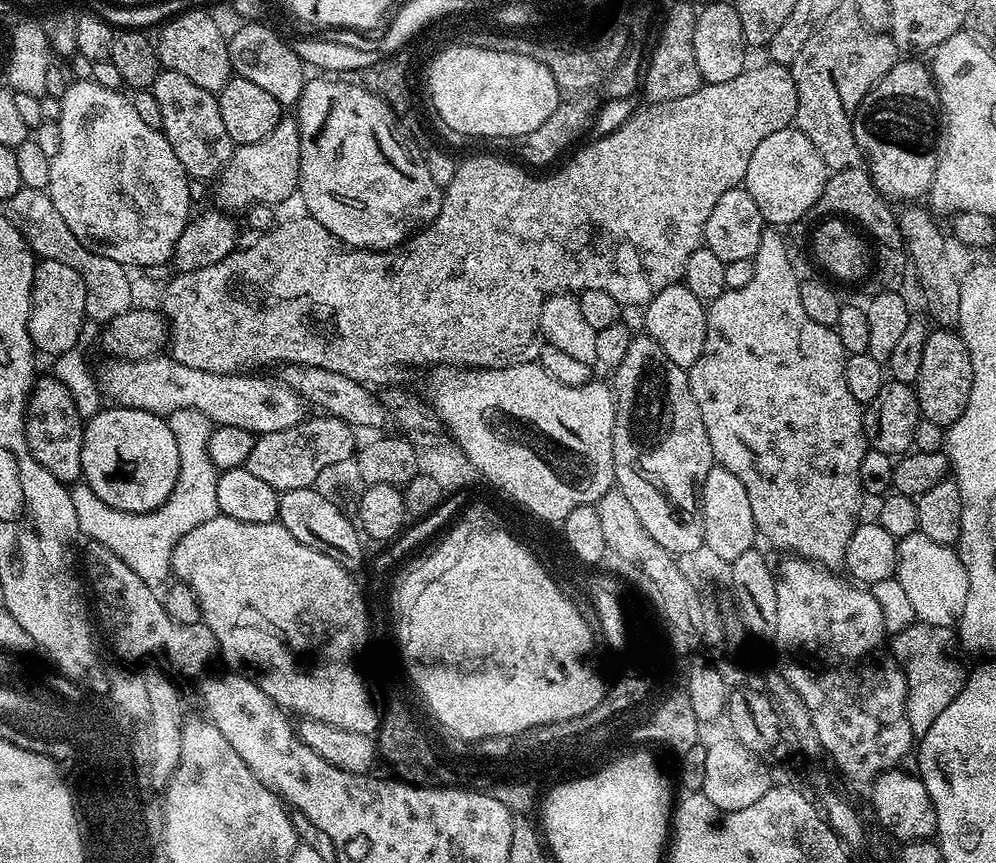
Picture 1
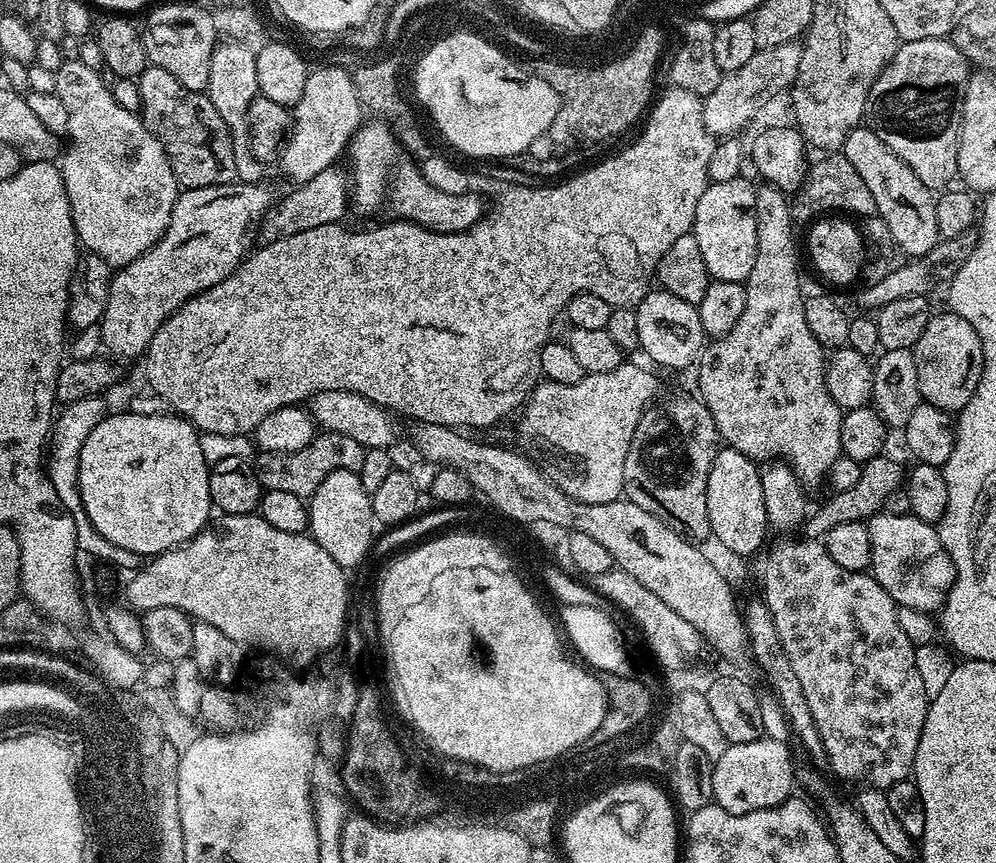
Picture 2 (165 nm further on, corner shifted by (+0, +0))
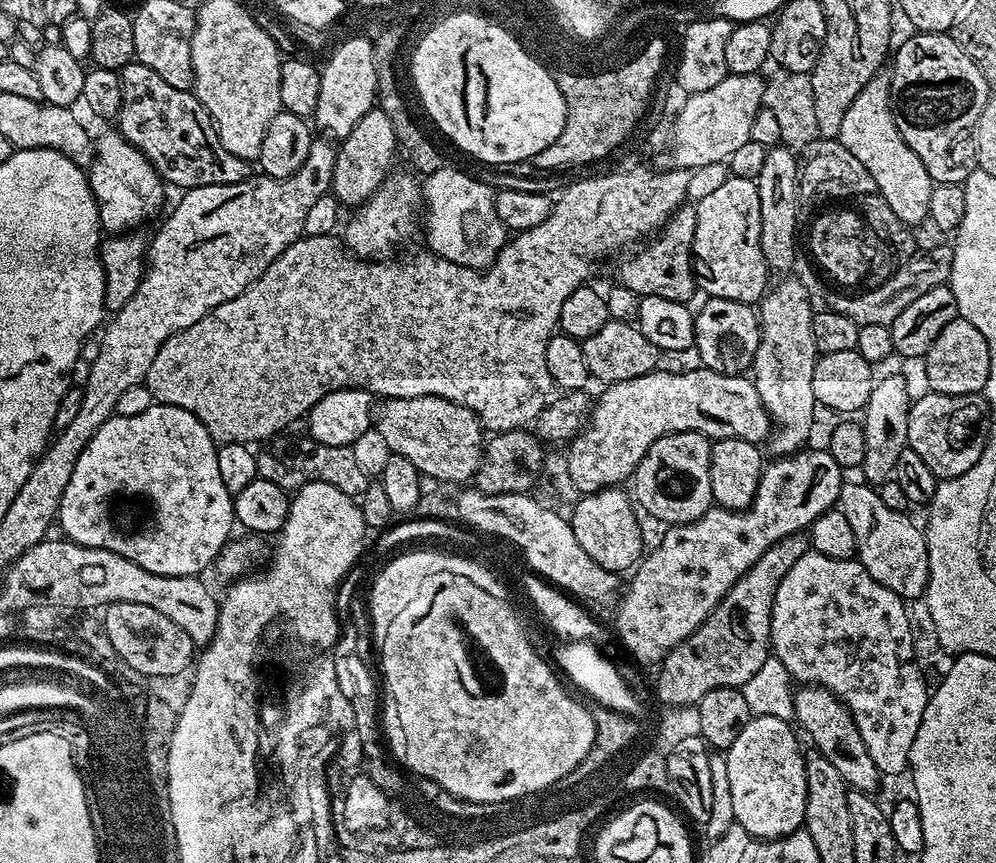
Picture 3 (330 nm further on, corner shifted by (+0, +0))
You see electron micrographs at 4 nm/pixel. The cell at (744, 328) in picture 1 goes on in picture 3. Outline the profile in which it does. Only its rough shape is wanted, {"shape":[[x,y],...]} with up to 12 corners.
{"shape":[[769,147],[755,182],[762,254],[773,273],[796,260],[800,164]]}

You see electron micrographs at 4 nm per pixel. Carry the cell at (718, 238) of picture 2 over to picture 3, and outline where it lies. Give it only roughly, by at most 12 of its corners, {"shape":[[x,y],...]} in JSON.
{"shape":[[755,179],[696,204],[692,255],[709,297],[770,287]]}

